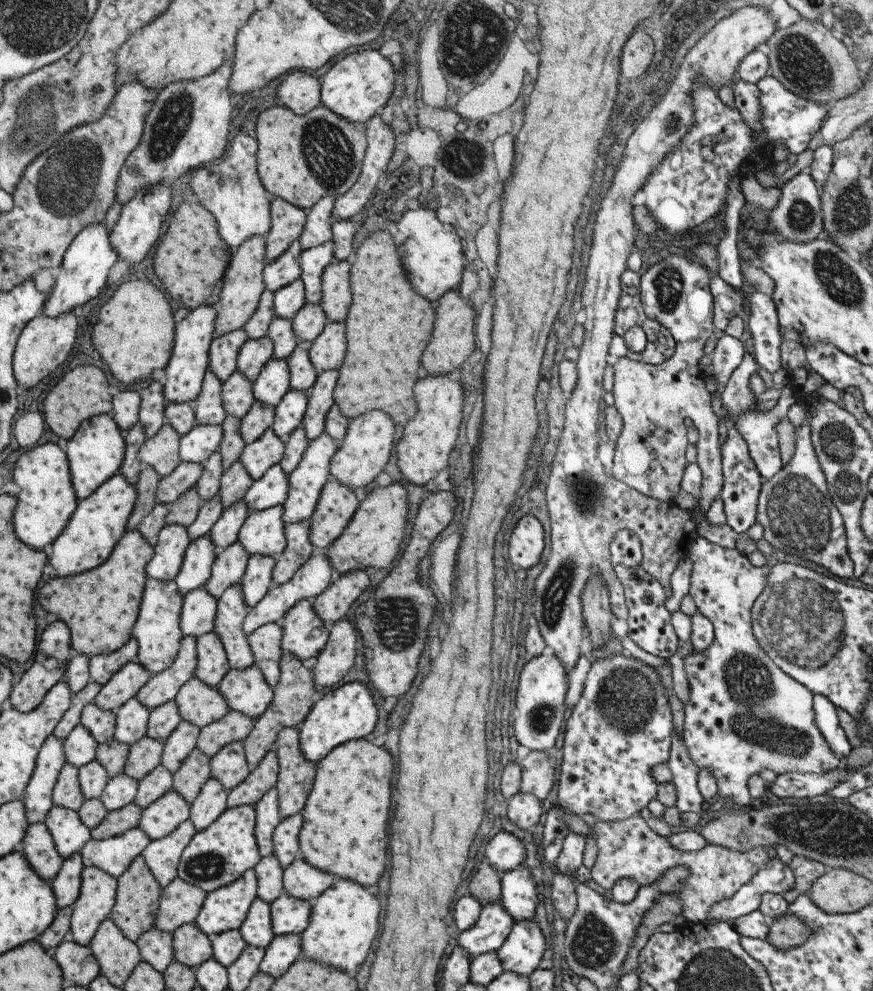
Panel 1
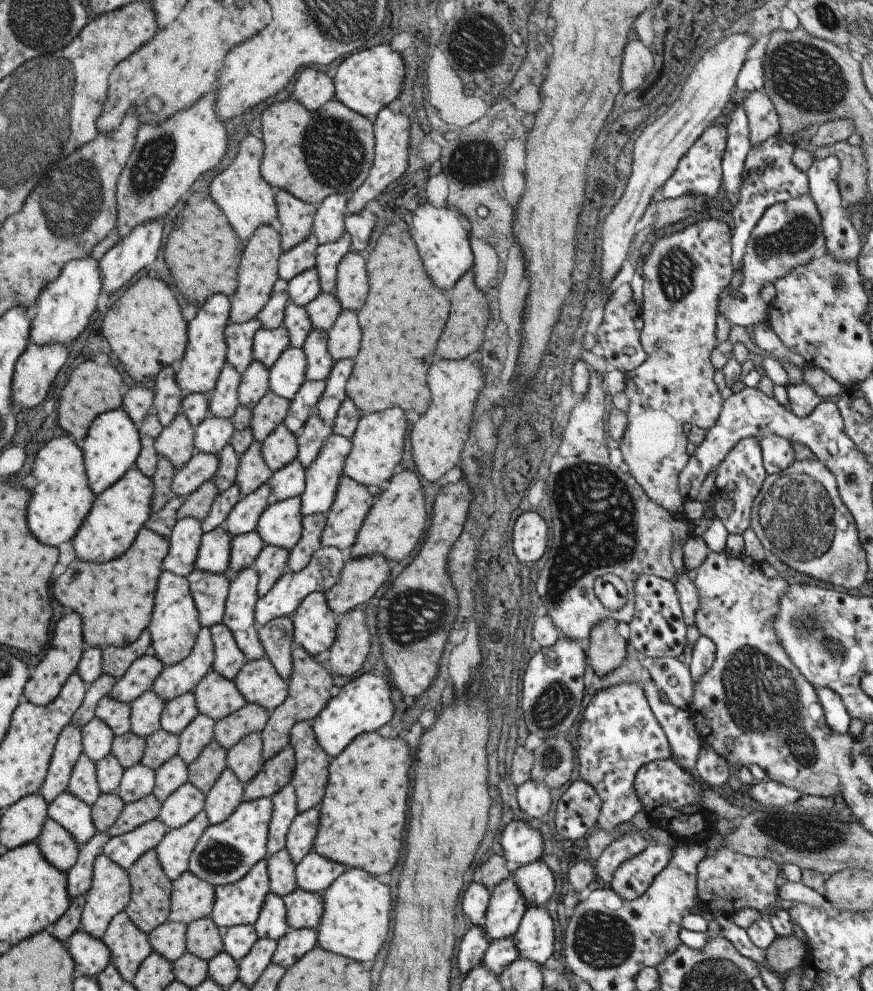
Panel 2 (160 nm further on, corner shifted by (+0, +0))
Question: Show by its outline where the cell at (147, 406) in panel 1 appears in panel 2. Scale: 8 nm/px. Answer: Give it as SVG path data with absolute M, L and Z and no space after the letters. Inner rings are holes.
M163 365L155 376L154 386L150 415L157 419L162 427L166 427L179 413L184 392L178 385L176 372L171 369L171 365Z

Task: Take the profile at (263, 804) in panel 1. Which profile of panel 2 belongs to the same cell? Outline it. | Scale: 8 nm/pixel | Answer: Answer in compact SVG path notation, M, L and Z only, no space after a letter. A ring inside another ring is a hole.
M291 783L280 788L270 799L272 815L268 824L266 842L266 852L269 856L284 847L290 822L299 813L296 807L296 792Z

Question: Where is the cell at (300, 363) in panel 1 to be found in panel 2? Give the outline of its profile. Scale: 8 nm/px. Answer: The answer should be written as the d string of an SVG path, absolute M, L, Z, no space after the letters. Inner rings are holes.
M311 328L301 347L307 363L306 380L325 381L333 364L327 350L326 331Z

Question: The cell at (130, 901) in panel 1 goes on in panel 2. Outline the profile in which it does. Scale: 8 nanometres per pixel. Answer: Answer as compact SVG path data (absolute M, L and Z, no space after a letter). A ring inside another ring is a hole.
M150 848L147 852L144 852L126 870L126 873L130 880L130 899L123 912L140 931L148 934L156 926L167 921L170 911L170 890L172 882L163 872L154 848Z

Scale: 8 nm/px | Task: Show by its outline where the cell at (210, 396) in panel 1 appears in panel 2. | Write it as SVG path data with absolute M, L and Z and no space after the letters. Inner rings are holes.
M227 363L219 373L217 382L212 391L207 392L209 397L209 414L216 417L230 417L238 407L238 384L241 380L240 372Z

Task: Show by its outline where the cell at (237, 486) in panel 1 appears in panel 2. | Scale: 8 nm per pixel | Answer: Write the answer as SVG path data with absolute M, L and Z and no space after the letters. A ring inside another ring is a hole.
M253 439L239 457L234 482L239 487L241 496L245 496L267 482L273 473L263 460L262 441Z

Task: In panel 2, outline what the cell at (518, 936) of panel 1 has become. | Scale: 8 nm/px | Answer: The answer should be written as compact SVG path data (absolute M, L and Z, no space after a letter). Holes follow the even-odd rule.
M527 906L522 914L515 934L511 937L515 948L518 950L518 958L528 958L541 966L553 952L553 922L547 909L541 906Z

